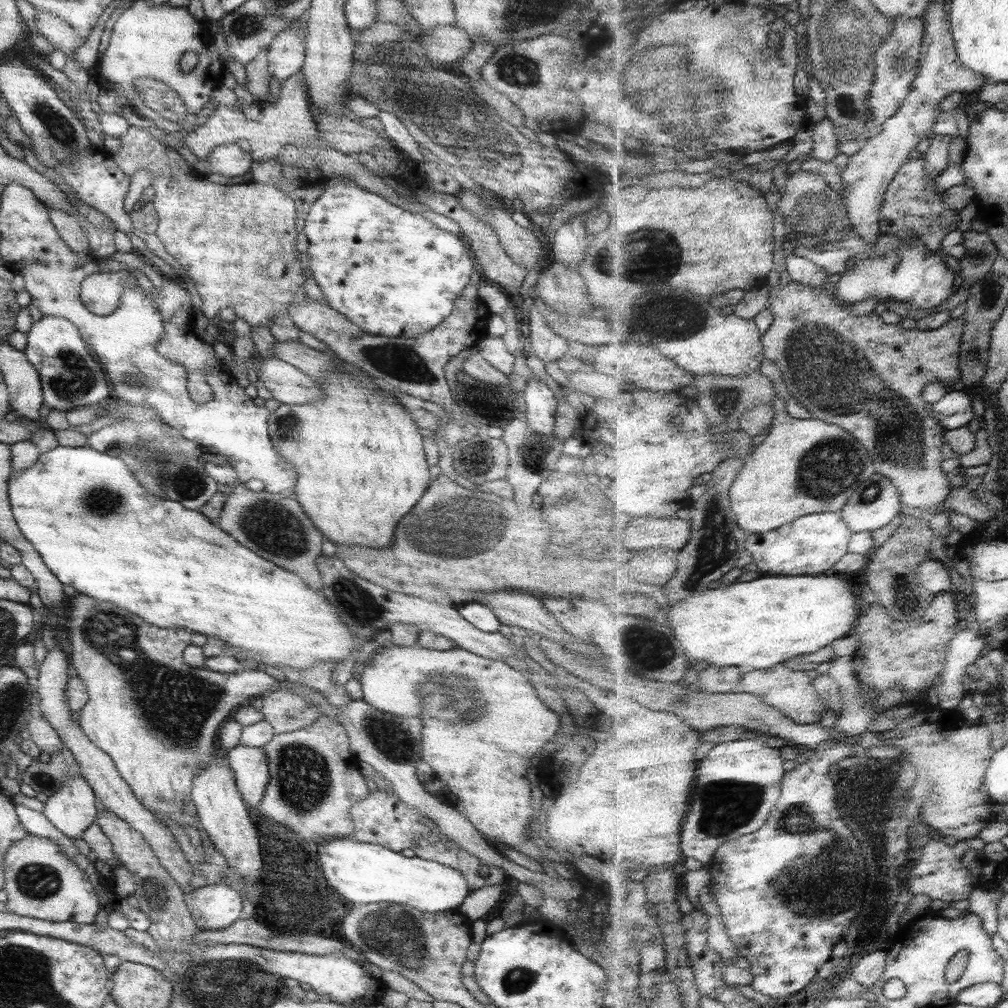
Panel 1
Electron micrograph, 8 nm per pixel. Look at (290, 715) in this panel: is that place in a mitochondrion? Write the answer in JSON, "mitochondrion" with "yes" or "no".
{"mitochondrion":"yes"}

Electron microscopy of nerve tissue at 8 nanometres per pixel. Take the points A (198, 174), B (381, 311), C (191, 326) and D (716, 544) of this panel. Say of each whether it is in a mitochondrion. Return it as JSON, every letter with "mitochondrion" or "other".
{"A":"other","B":"other","C":"other","D":"mitochondrion"}

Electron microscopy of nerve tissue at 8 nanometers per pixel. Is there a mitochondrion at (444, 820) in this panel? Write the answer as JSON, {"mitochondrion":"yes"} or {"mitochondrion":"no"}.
{"mitochondrion":"no"}

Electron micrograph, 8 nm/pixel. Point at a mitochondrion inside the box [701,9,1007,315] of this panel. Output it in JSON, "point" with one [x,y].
{"point":[841,56]}

